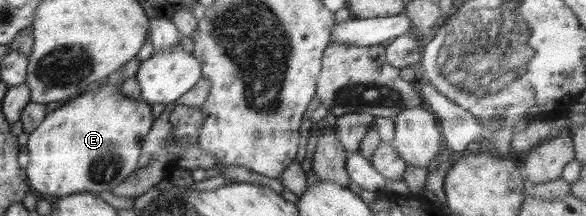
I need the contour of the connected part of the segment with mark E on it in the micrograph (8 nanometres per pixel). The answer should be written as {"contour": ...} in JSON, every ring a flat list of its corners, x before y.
{"contour":[[106,85,94,88,87,94,79,95,53,112,30,133,26,143,29,164,24,168,28,183,34,193,50,194,56,197,75,193,103,192,113,190,137,169,142,154,142,142,153,124,152,105,143,99,132,99,121,93,118,86]]}

